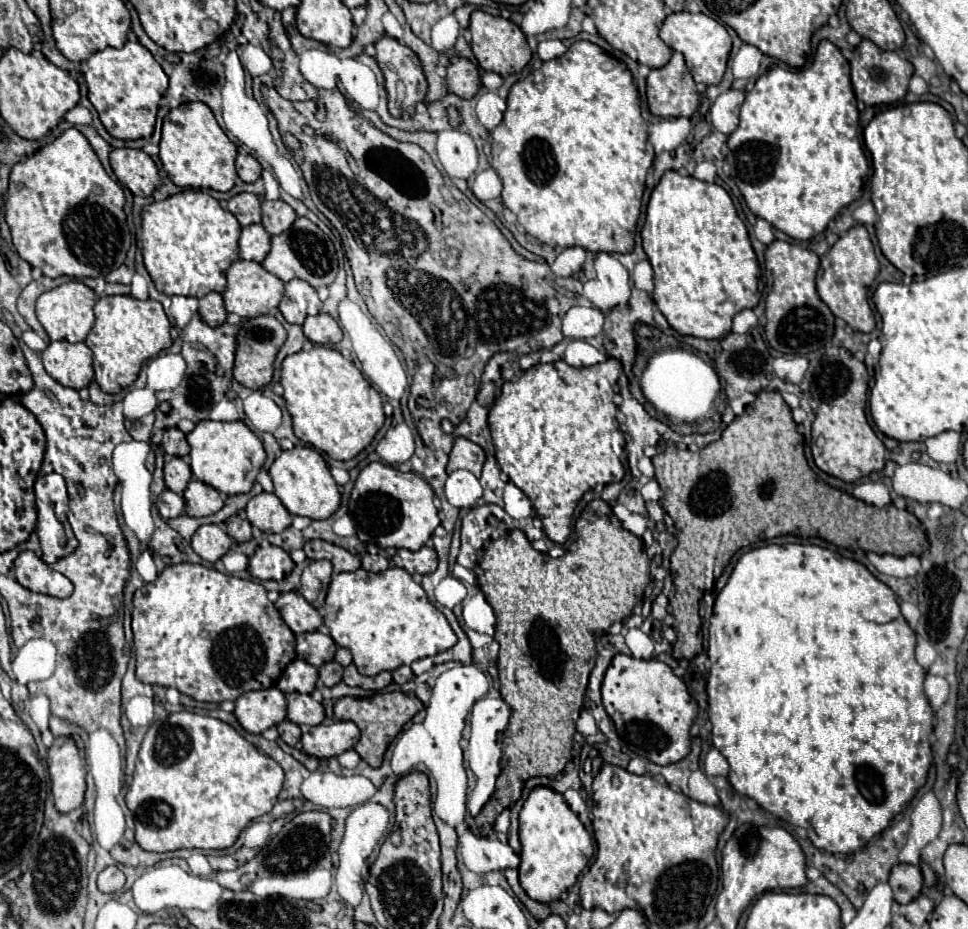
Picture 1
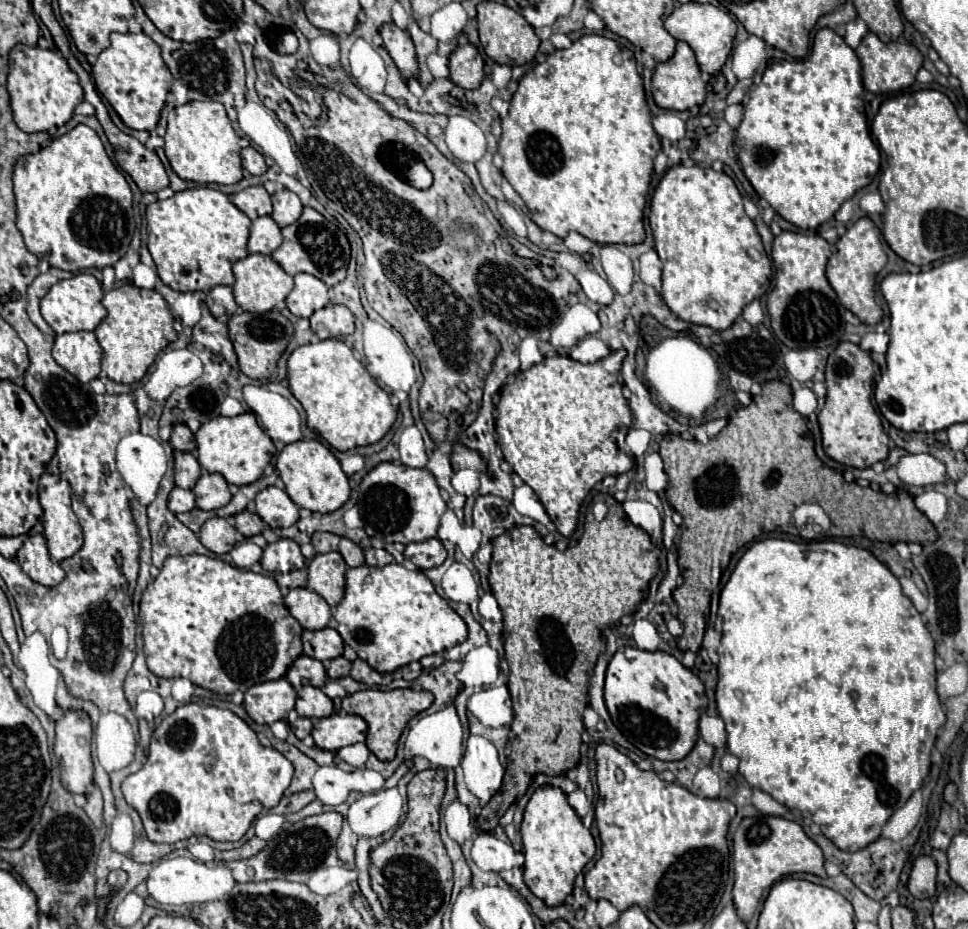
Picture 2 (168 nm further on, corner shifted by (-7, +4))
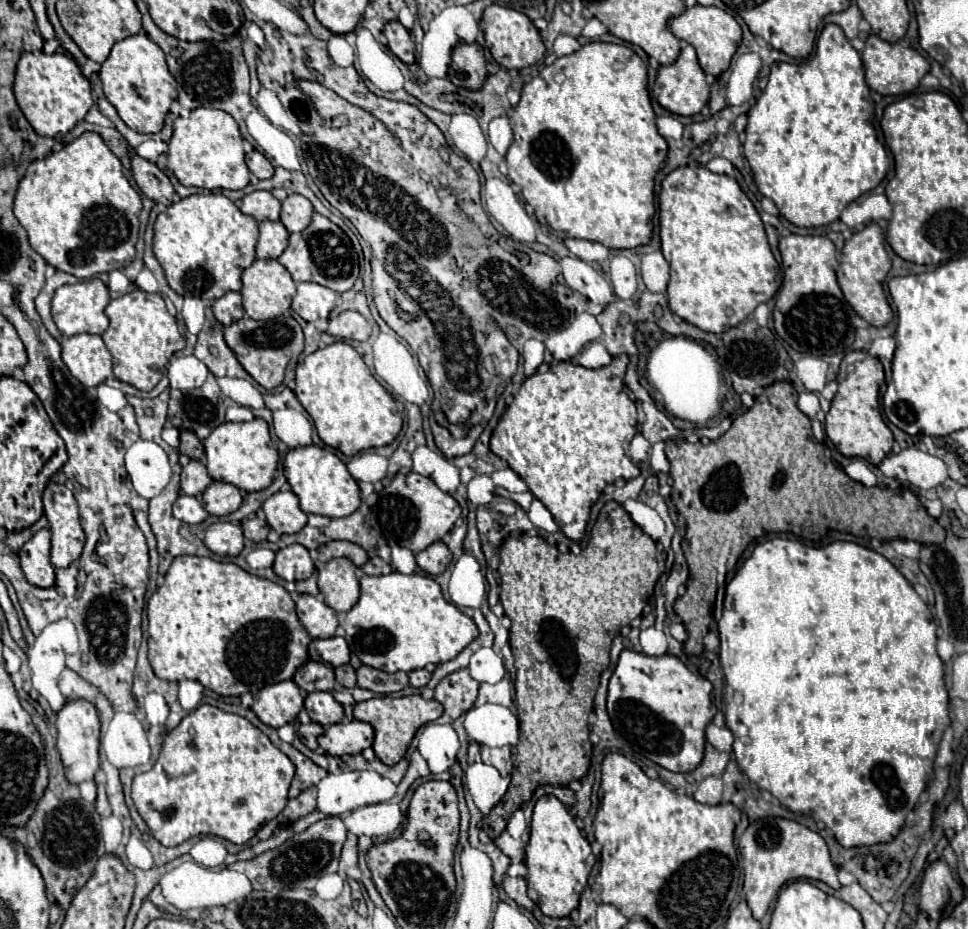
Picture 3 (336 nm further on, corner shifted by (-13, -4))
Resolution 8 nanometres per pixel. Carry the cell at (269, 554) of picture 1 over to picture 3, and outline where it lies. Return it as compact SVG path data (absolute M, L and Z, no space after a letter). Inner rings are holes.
M290 544L276 552L274 572L284 580L306 580L314 572L314 562L302 544Z

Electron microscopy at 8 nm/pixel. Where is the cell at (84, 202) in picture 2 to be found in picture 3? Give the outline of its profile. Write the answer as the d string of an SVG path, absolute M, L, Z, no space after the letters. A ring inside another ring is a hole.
M84 132L60 152L52 152L44 160L34 160L22 178L14 200L14 214L26 228L30 246L56 270L74 274L76 278L92 278L100 272L124 270L132 264L140 210L140 196L124 176L120 160L96 132Z

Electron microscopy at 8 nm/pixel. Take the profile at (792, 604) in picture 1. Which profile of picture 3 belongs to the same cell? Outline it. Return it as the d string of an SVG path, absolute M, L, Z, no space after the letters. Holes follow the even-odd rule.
M772 538L758 544L736 576L728 582L718 633L719 661L726 678L726 728L734 734L736 762L746 776L776 796L790 810L810 814L814 820L824 822L844 848L892 842L892 838L896 838L902 830L908 812L916 806L926 782L932 778L938 744L944 730L950 726L944 664L936 652L936 624L932 622L928 604L914 592L912 584L882 554L856 542L836 540L816 548L796 540Z

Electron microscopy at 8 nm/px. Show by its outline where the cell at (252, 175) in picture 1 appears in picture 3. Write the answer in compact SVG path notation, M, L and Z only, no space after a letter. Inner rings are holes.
M252 150L246 154L246 164L250 168L250 172L256 176L256 178L272 178L274 174L274 166L270 164L270 160L260 154L258 150Z

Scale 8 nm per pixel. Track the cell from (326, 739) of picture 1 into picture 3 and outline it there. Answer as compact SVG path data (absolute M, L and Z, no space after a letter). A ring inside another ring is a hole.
M338 722L326 728L326 732L318 738L318 744L332 756L342 754L360 754L364 748L370 748L374 742L374 728L366 722Z

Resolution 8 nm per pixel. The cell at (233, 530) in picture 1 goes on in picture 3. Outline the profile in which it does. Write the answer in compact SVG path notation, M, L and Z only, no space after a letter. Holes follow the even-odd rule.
M250 516L246 520L242 520L242 530L244 530L244 536L248 540L254 540L254 542L264 542L268 532L270 532L270 526L266 520L258 518L258 516Z

